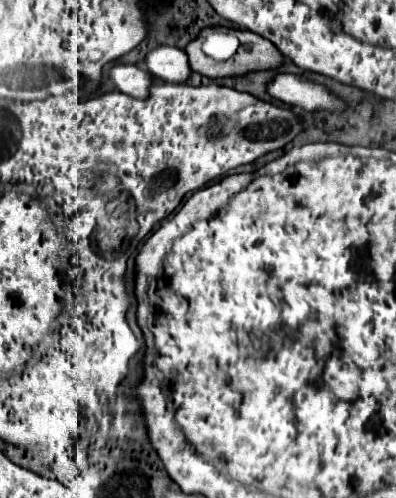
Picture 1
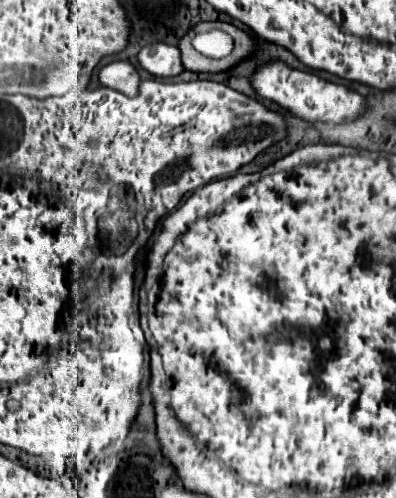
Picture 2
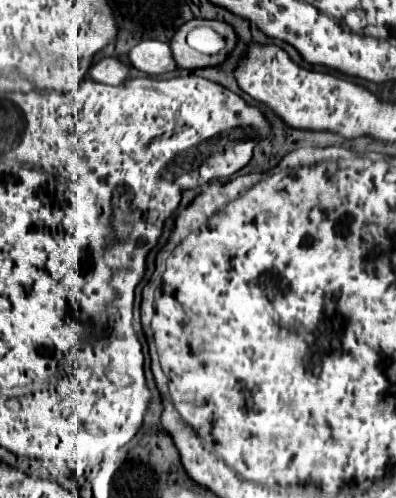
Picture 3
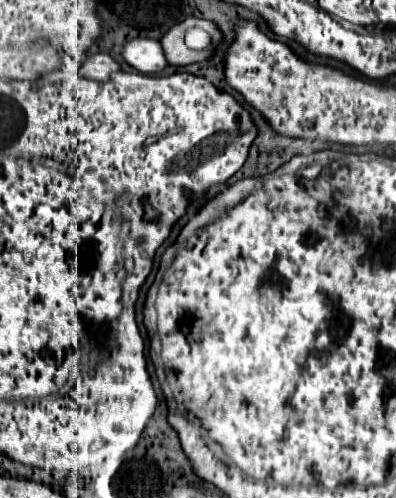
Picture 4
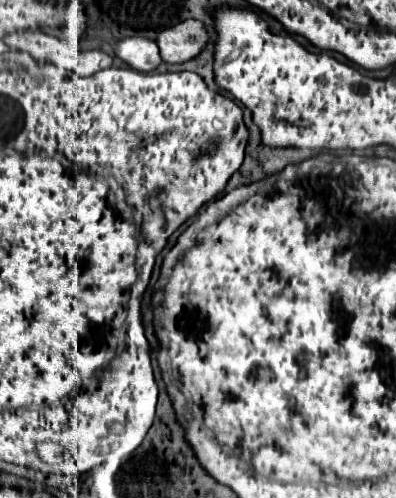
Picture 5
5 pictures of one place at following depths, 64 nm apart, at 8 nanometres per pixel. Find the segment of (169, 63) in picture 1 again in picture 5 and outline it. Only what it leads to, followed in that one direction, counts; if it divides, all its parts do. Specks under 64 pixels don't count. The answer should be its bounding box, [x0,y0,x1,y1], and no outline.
[116,36,162,72]

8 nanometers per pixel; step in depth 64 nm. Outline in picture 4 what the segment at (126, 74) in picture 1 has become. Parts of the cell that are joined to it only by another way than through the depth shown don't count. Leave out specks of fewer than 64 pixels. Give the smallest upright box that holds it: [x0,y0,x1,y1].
[80,52,120,80]

